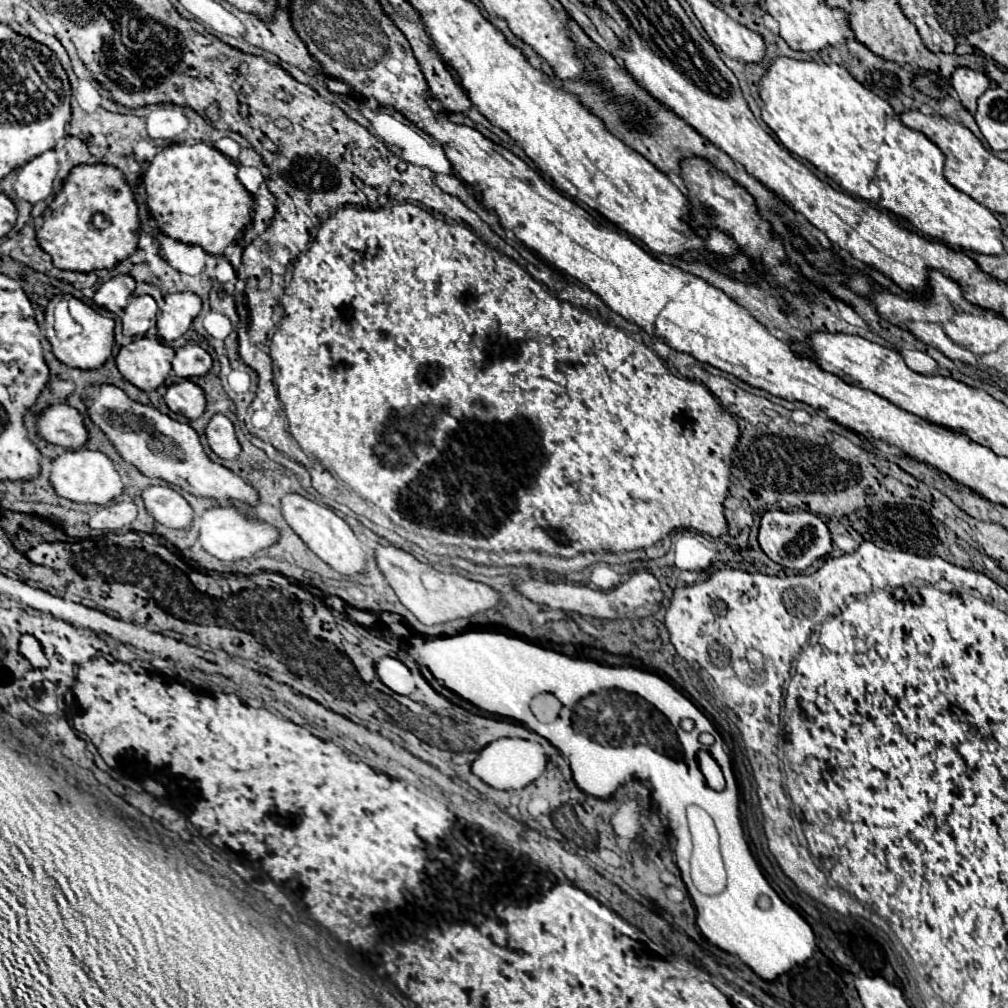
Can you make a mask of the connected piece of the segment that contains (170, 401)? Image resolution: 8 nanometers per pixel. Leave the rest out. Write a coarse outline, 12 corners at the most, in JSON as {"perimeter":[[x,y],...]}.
{"perimeter":[[190,380],[168,386],[164,402],[190,420],[204,412],[202,388]]}

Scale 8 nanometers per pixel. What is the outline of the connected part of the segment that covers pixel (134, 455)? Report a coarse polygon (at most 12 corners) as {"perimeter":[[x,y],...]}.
{"perimeter":[[102,384],[86,404],[124,462],[204,498],[256,490],[198,434]]}

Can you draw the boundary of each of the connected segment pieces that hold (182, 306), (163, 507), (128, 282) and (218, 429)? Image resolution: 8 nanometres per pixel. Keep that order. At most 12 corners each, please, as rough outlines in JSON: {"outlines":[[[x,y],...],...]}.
{"outlines":[[[194,292],[166,294],[158,312],[160,338],[180,338],[200,314]],[[148,486],[142,500],[168,528],[192,526],[190,504],[170,486]],[[114,276],[96,290],[94,302],[118,314],[134,294],[132,276]],[[226,416],[206,426],[208,446],[226,460],[238,458],[240,444]]]}

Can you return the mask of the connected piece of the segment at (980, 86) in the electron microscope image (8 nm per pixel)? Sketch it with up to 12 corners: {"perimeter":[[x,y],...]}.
{"perimeter":[[956,68],[952,86],[970,114],[990,88],[986,74]]}

